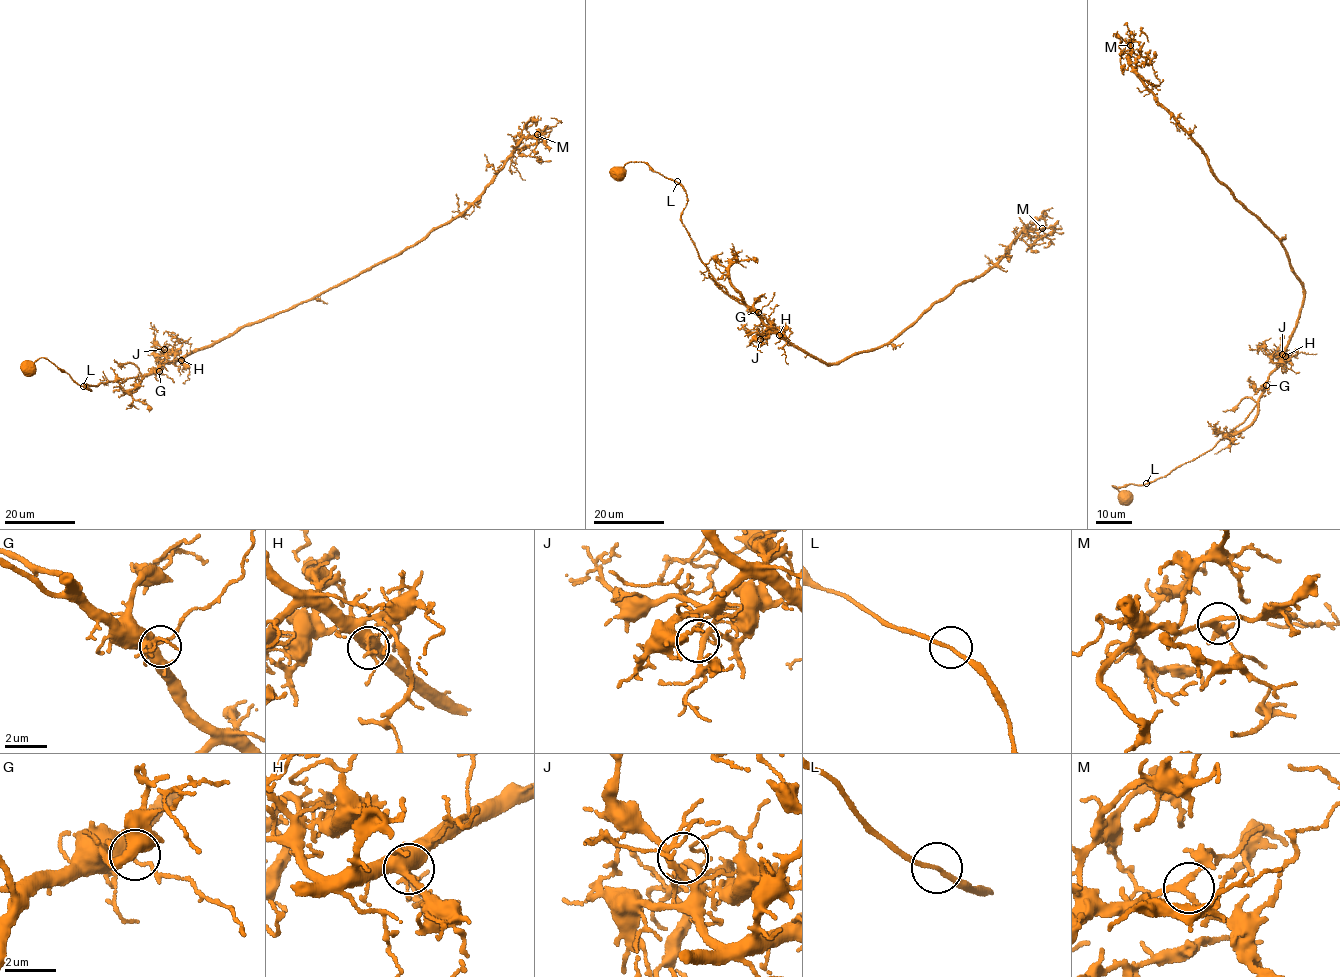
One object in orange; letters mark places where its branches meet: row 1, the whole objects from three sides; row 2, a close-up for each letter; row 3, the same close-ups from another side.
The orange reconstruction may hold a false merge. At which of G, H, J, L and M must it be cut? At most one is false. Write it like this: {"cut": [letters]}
{"cut": []}

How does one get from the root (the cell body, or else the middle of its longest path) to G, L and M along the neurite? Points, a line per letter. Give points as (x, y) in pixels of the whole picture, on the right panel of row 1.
G: (1126, 498), (1113, 485), (1140, 485), (1155, 481), (1205, 453), (1242, 423), (1257, 403), (1266, 385)
L: (1126, 498), (1113, 485), (1146, 483)
M: (1126, 498), (1113, 485), (1164, 477), (1243, 422), (1288, 343), (1304, 292), (1284, 247), (1149, 92), (1130, 45)

